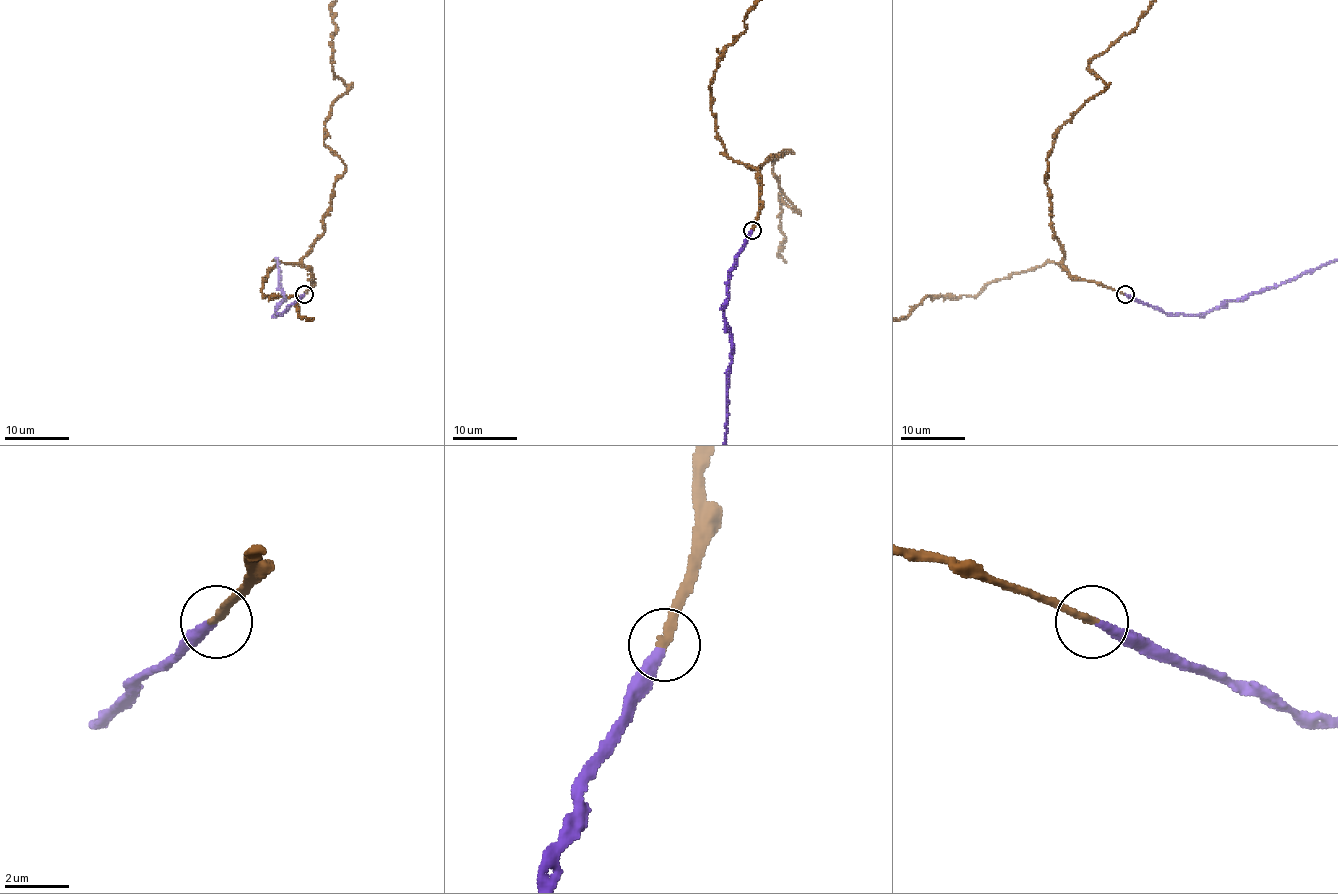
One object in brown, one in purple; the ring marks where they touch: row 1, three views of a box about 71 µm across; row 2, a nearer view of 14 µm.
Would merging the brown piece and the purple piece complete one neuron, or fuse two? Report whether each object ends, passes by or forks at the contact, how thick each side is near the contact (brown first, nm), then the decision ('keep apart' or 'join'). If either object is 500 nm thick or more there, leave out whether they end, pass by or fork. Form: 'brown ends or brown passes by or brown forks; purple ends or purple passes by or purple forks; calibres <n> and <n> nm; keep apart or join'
brown ends; purple ends; calibres 240 and 280 nm; join

